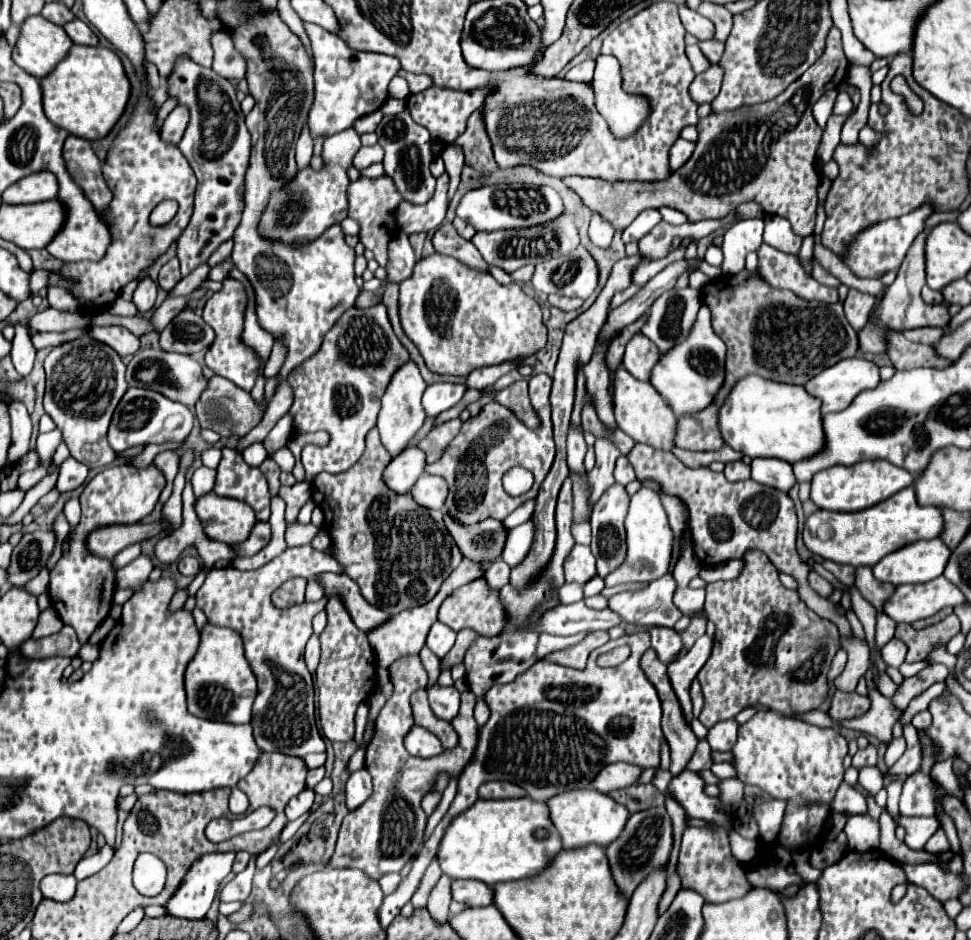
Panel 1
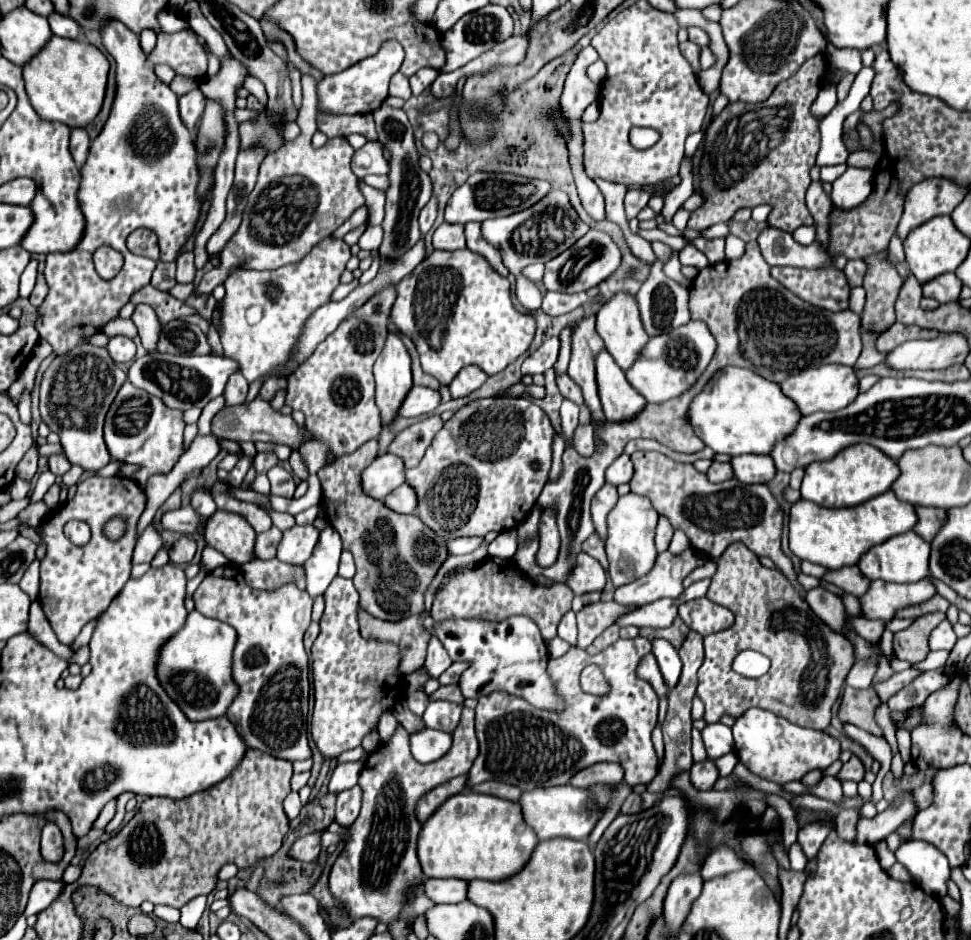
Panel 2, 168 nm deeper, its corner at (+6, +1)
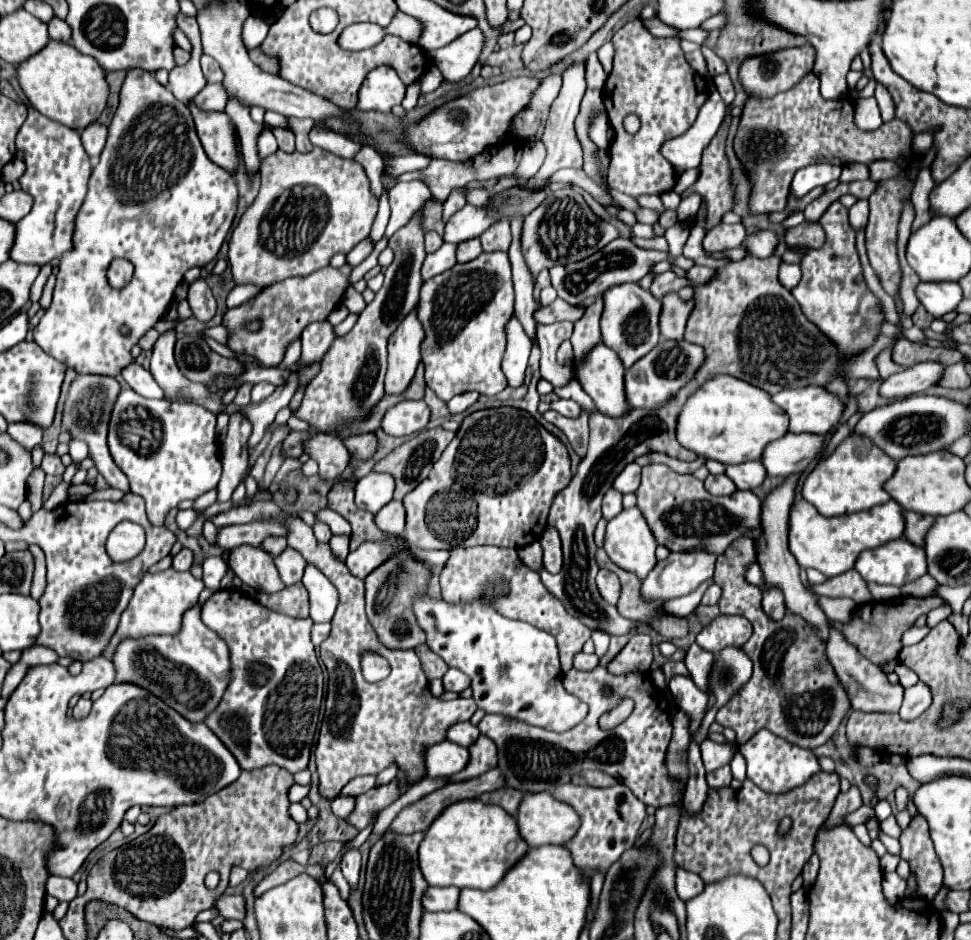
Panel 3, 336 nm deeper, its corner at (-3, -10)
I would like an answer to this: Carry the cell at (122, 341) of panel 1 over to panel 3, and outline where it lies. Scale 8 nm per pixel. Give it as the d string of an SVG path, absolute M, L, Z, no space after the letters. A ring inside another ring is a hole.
M130 363L128 367L124 367L124 371L120 373L124 377L124 381L140 395L144 395L146 399L162 399L164 391L160 389L160 385L154 381L152 373L148 369L144 369L138 363Z

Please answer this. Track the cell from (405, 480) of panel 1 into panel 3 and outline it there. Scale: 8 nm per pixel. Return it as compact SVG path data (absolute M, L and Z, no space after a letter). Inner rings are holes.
M368 473L356 483L356 505L370 513L378 513L394 497L396 483L388 473Z

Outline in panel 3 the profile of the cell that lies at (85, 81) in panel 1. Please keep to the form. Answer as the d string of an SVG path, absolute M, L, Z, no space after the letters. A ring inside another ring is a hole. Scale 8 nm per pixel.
M50 41L32 59L18 65L18 81L24 89L28 101L48 119L82 131L84 127L98 121L100 113L106 109L110 95L110 85L106 81L106 71L96 63L96 59L82 55L68 43Z

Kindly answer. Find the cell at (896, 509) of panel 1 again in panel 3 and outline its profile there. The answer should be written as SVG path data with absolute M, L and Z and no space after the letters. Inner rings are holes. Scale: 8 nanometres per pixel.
M800 501L790 511L790 551L802 569L818 569L826 577L842 575L852 569L858 555L866 549L876 549L888 541L904 537L902 507L896 501L888 501L880 507L872 507L862 513L850 513L842 517L822 517L814 505Z

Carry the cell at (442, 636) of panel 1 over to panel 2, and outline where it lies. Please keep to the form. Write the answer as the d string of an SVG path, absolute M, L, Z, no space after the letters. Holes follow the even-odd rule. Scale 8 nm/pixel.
M431 638L431 644L427 648L427 662L425 662L425 670L431 678L439 678L449 666L453 664L453 660L449 658L447 650L441 648L439 640Z

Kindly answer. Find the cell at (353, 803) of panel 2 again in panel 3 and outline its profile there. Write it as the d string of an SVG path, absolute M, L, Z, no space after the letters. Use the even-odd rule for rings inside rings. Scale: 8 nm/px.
M346 849L340 861L340 869L350 883L350 887L356 887L358 883L358 873L360 873L360 849Z

